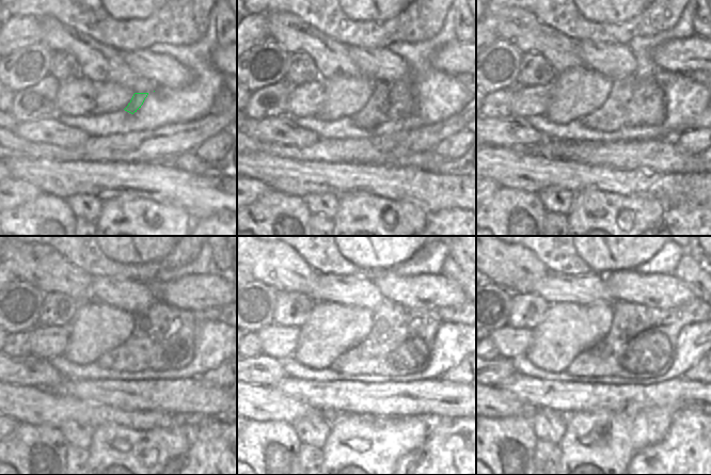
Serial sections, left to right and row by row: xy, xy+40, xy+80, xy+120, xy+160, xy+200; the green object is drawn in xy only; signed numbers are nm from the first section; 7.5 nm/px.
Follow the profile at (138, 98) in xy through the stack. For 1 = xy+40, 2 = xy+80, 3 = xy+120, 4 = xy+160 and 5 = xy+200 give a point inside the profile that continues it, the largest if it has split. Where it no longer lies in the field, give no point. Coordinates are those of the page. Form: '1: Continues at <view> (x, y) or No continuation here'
1: Continues at xy+40 (390, 100)
2: Continues at xy+80 (636, 100)
3: Continues at xy+120 (162, 338)
4: Continues at xy+160 (400, 343)
5: Continues at xy+200 (641, 344).

